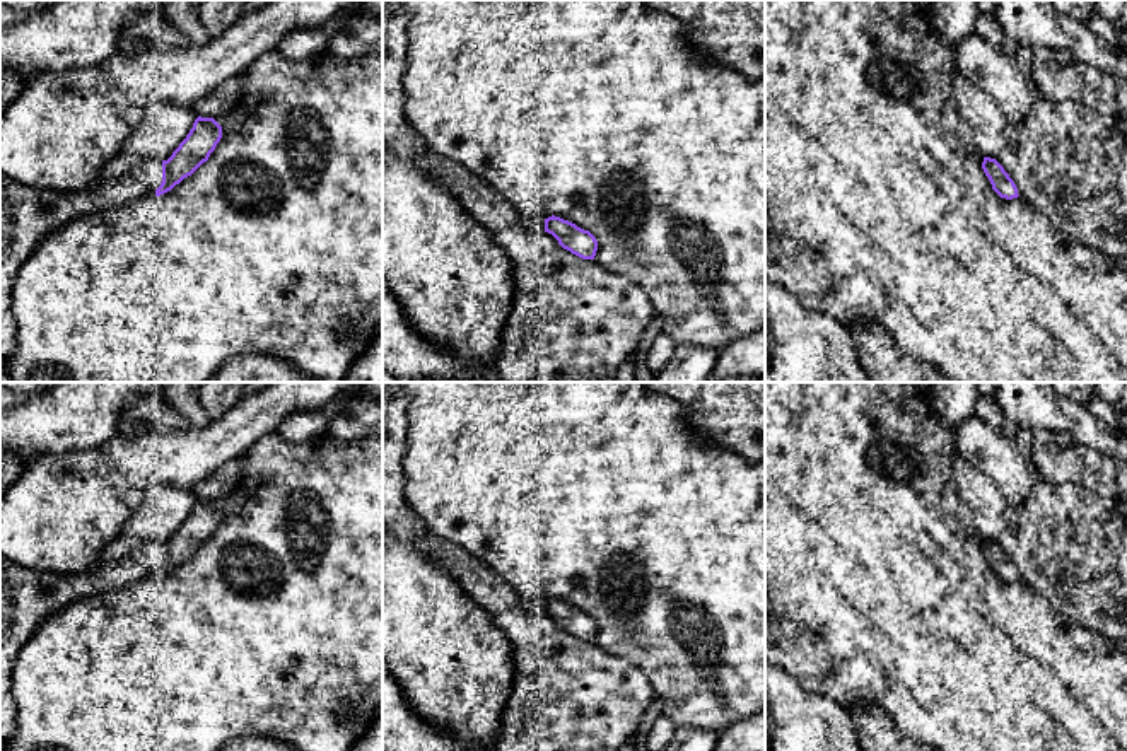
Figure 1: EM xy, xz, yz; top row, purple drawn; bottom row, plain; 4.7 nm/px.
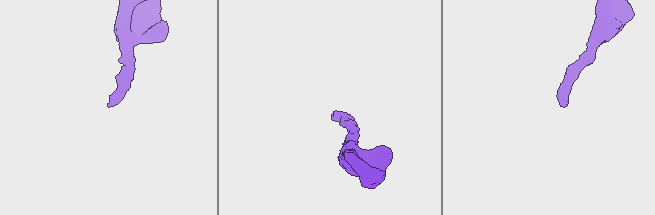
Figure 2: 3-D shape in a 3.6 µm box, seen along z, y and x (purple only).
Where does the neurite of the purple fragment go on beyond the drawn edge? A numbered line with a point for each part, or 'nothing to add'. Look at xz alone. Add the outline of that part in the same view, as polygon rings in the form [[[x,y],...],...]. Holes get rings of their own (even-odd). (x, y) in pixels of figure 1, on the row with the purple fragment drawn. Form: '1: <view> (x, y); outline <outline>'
1: xz (537, 224); outline [[[523,217],[523,224],[528,230],[545,232],[545,218],[543,217]]]

